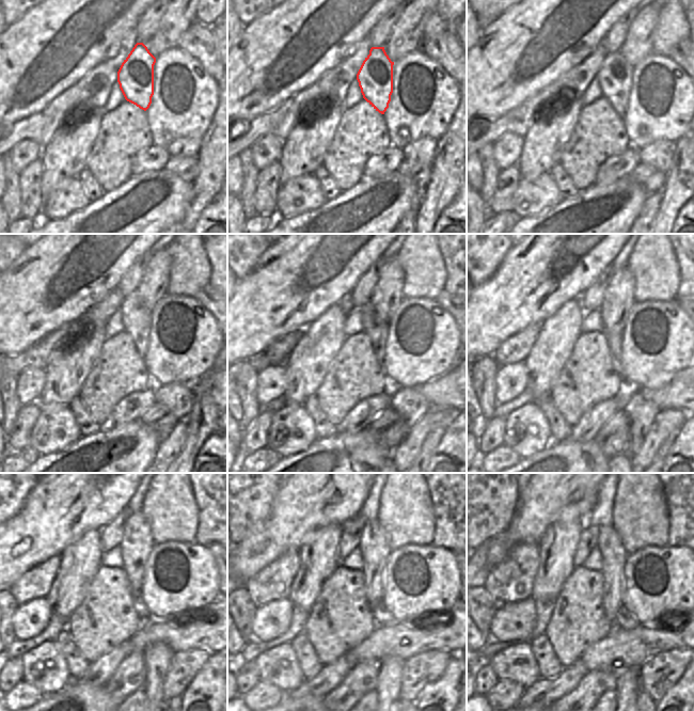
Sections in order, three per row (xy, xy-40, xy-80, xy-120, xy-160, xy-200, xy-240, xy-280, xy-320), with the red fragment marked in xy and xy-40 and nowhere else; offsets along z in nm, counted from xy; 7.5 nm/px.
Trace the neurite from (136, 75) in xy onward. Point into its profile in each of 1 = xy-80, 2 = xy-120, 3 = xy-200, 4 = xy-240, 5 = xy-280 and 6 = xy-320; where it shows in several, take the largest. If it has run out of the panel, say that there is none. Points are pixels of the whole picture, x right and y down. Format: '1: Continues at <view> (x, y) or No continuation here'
1: Continues at xy-80 (615, 75)
2: Continues at xy-120 (137, 318)
3: Continues at xy-200 (614, 341)
4: Continues at xy-240 (140, 607)
5: Continues at xy-280 (381, 615)
6: Continues at xy-320 (625, 619)

